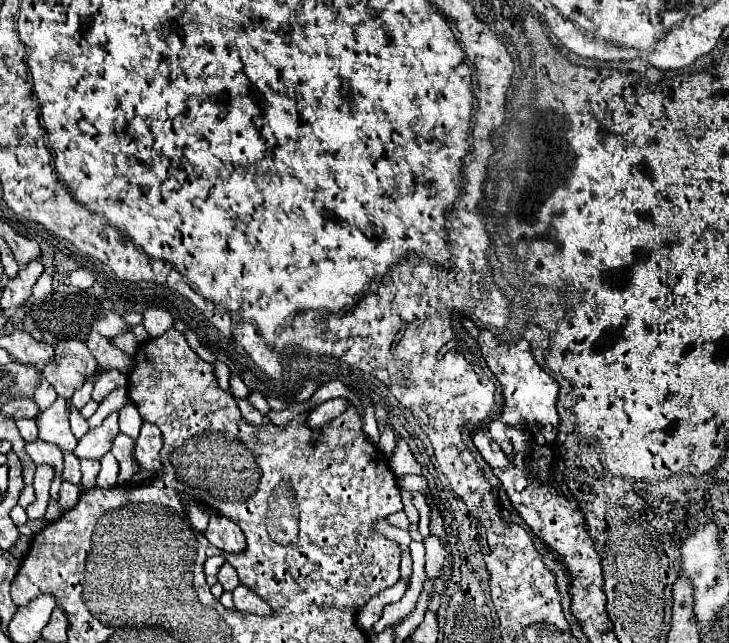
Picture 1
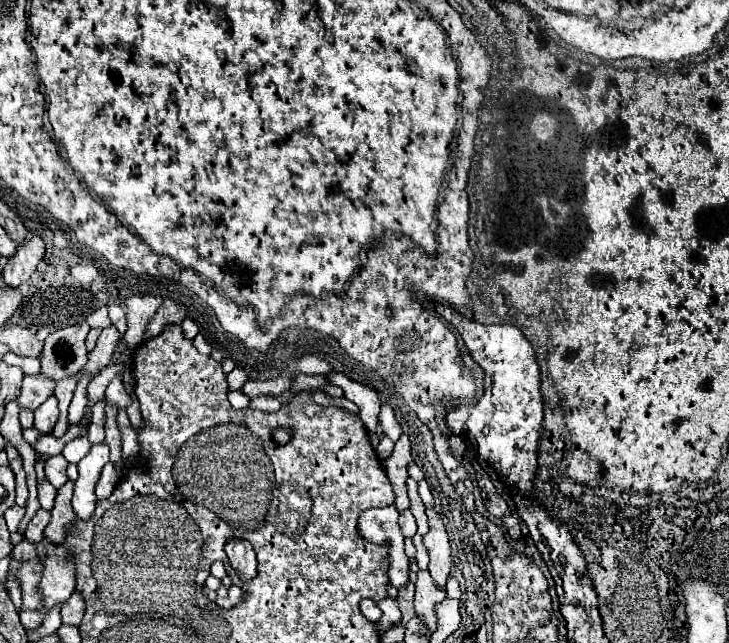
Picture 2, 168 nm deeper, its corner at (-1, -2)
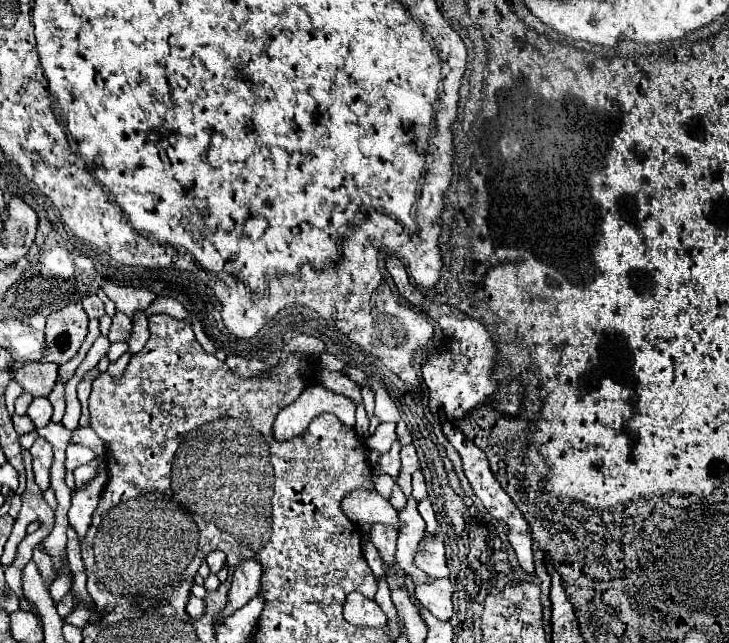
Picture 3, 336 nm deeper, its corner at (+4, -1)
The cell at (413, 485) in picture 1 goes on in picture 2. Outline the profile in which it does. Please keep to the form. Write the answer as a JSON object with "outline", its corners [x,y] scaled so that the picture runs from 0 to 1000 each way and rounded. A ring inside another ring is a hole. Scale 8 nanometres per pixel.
{"outline":[[[583,745],[573,750],[573,764],[584,788],[588,806],[588,827],[580,834],[580,846],[588,858],[588,890],[599,911],[610,911],[616,893],[619,893],[619,849],[613,840],[610,818],[595,792],[595,774],[591,759]]]}

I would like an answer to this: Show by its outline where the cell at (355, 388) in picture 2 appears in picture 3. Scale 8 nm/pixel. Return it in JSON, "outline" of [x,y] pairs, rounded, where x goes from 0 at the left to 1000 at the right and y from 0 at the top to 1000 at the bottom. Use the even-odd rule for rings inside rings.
{"outline":[[[494,602],[494,611],[497,611],[497,630],[502,633],[502,642],[505,649],[510,649],[510,639],[513,639],[513,608],[508,602]]]}

